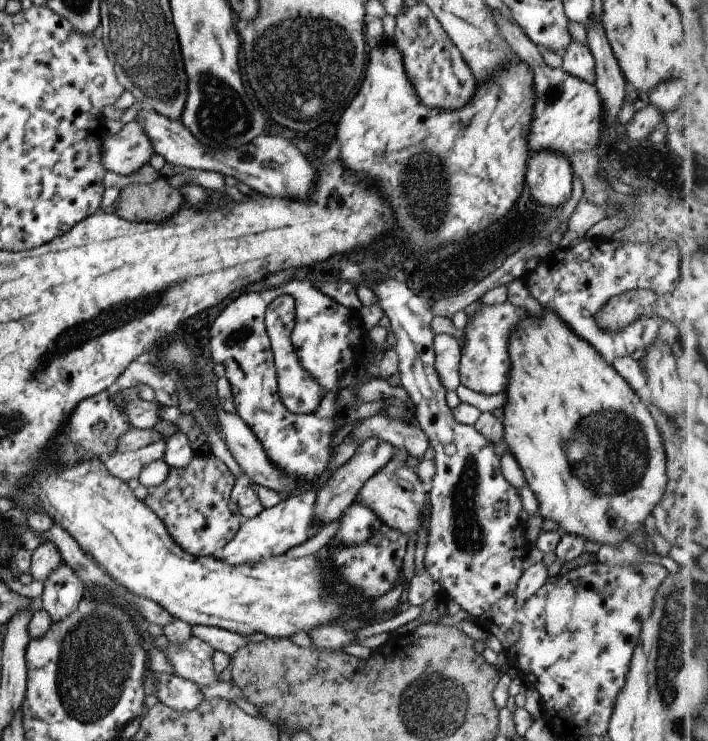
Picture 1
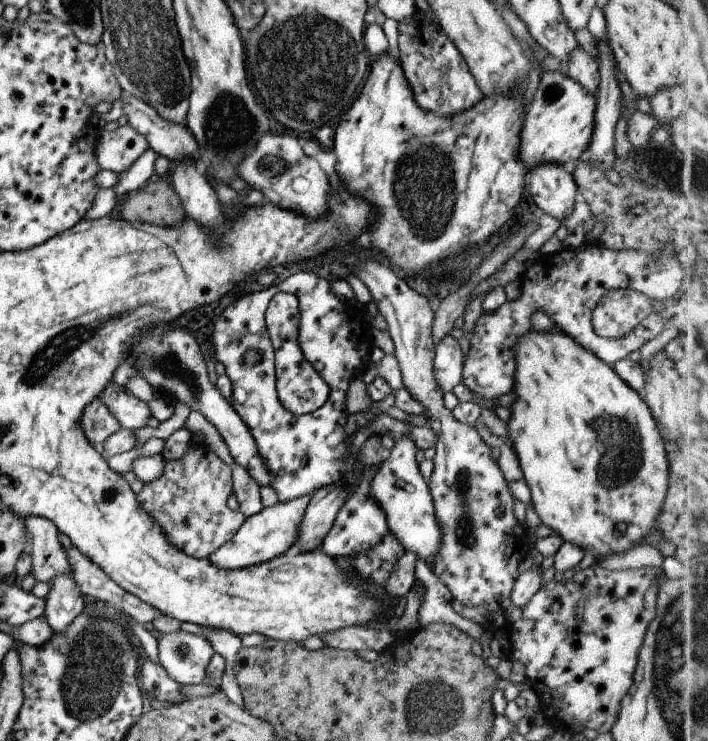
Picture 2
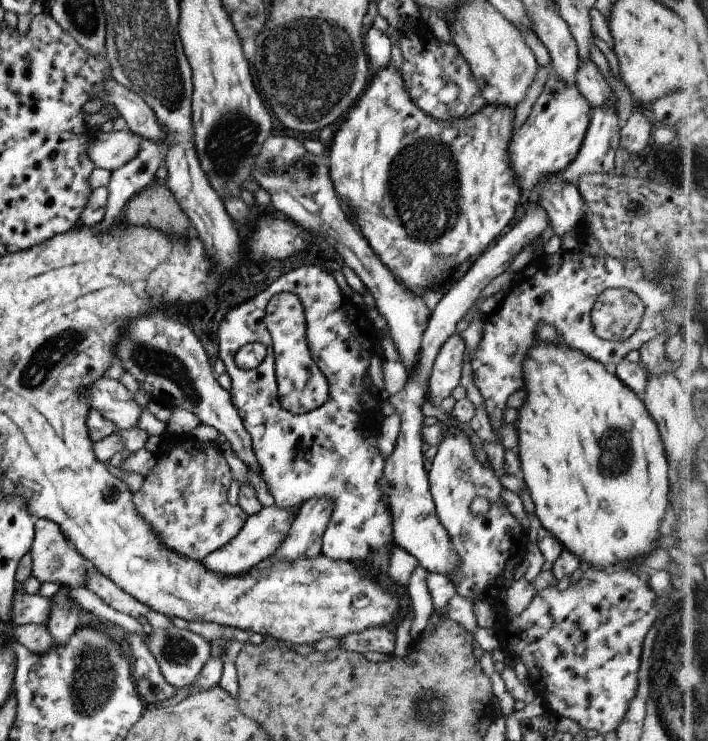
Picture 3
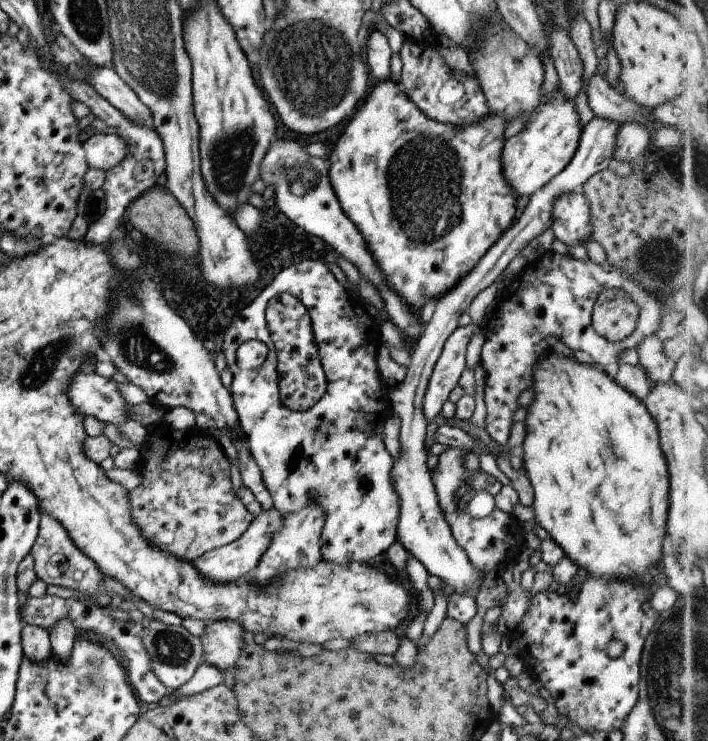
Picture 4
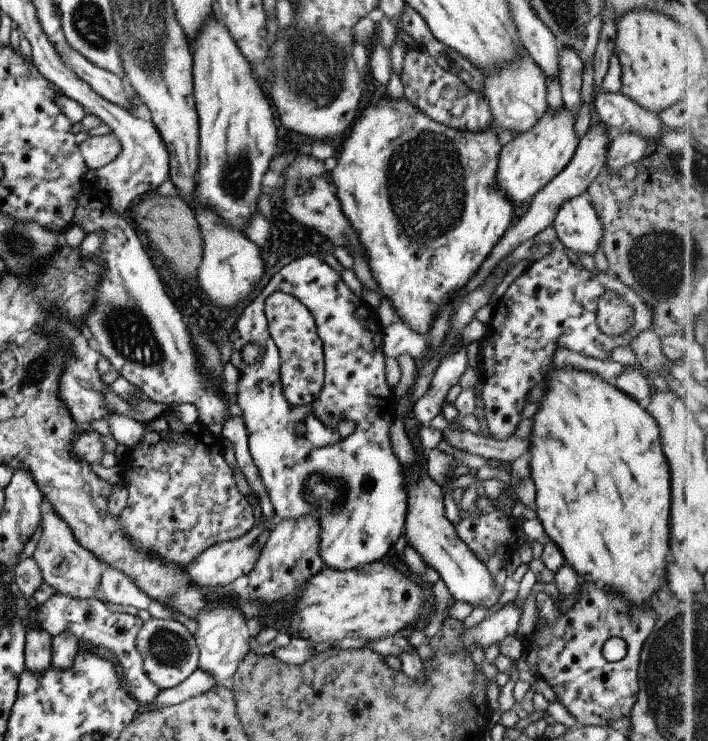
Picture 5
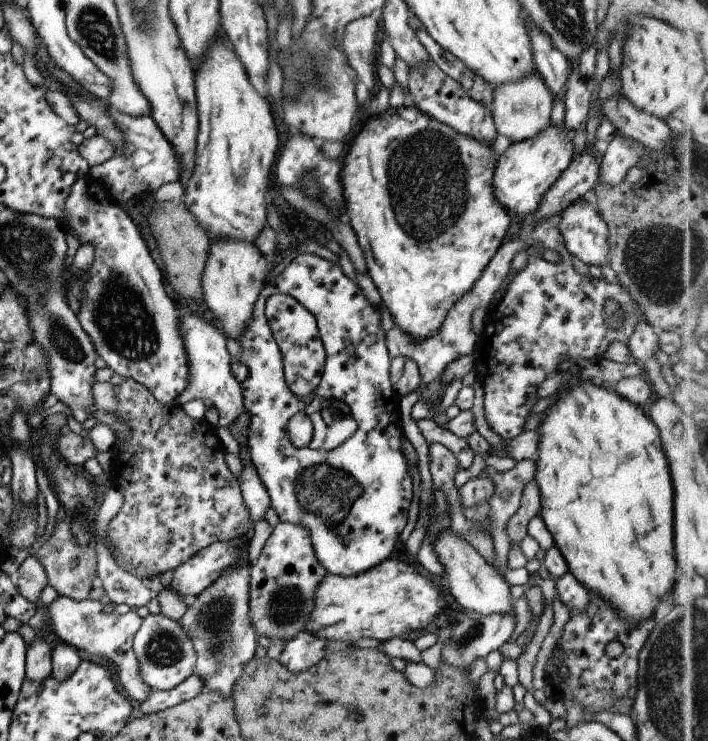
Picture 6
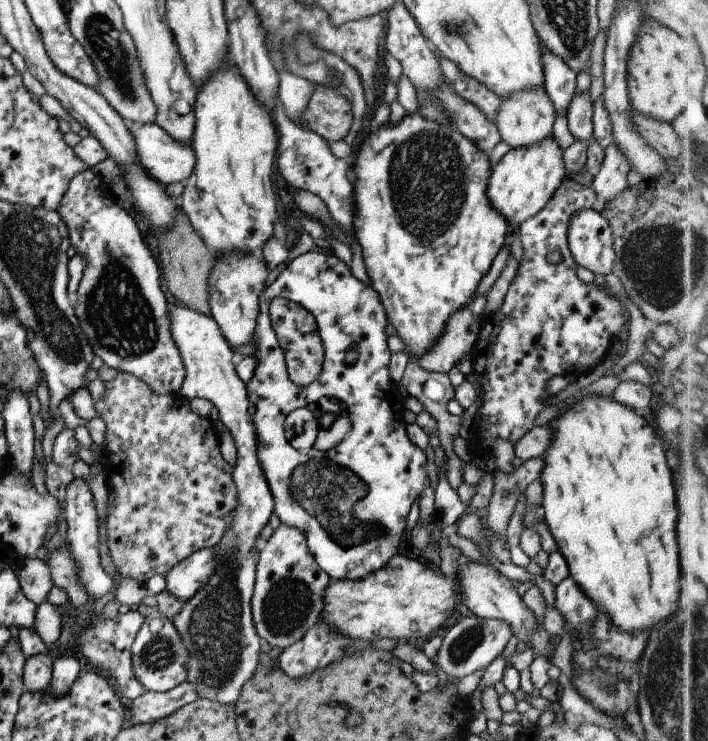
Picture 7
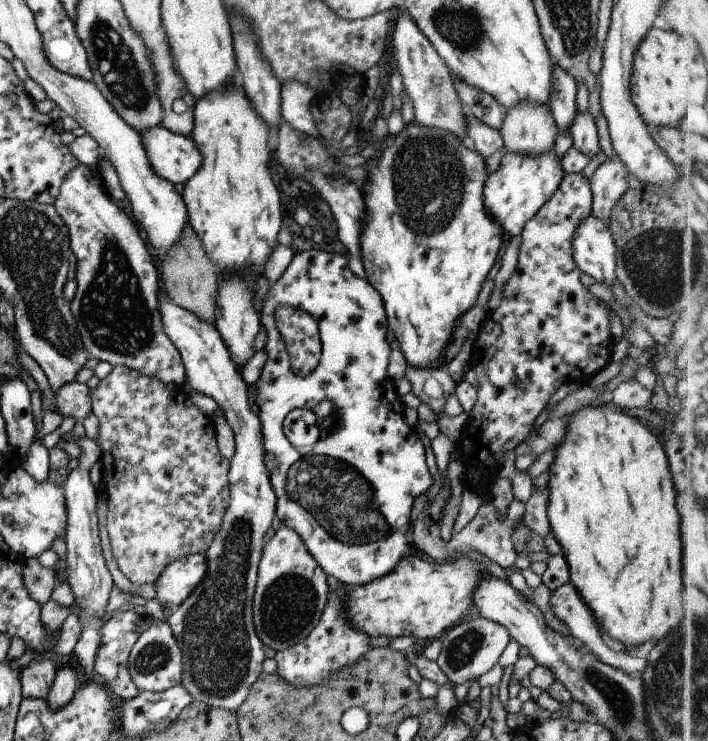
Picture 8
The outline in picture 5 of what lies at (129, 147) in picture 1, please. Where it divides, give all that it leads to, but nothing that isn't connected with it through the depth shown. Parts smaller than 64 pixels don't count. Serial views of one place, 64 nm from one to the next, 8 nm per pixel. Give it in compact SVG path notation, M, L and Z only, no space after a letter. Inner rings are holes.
M99 135L88 137L80 144L80 152L89 169L104 168L114 162L120 154L121 148L116 135Z

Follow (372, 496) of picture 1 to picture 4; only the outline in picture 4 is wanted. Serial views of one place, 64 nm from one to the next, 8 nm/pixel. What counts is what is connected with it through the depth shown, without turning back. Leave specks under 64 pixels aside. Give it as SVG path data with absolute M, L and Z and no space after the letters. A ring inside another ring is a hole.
M594 114L593 118L585 125L582 131L580 144L574 153L574 158L568 166L559 172L544 188L536 191L527 199L527 205L521 211L516 221L506 232L488 249L471 272L468 272L464 279L456 284L455 288L448 290L442 298L437 301L436 309L429 322L424 324L423 333L418 339L418 344L410 352L412 359L407 367L407 375L404 382L395 390L388 394L392 411L396 412L401 421L400 429L400 454L392 458L392 484L400 500L400 518L398 520L398 542L406 548L412 557L417 558L422 566L428 570L430 575L436 575L442 579L446 586L450 586L458 594L468 595L468 592L475 592L482 586L484 577L476 566L468 560L466 552L458 546L454 540L450 525L444 520L444 512L440 506L440 500L436 496L436 488L432 484L432 477L427 466L428 449L425 447L426 426L428 424L422 404L424 395L428 390L428 383L433 373L436 361L445 342L458 327L458 319L464 312L468 311L472 300L476 298L482 290L488 288L507 268L508 264L516 257L528 244L552 226L552 204L556 202L556 196L568 194L568 192L581 192L584 182L597 172L613 167L614 150L616 150L616 139L620 124L600 118Z

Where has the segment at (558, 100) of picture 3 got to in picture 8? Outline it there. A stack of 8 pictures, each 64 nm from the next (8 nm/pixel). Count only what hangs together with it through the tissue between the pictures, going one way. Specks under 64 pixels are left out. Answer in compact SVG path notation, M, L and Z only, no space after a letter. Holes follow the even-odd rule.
M554 150L540 157L507 152L498 169L487 176L483 193L484 209L502 226L504 232L511 237L520 235L524 226L558 190L565 174Z

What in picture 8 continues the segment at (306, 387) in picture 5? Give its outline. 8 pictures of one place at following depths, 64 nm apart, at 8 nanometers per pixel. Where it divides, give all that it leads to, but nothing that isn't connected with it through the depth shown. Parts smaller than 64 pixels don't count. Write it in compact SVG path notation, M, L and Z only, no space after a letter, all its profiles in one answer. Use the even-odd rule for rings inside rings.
M281 305L275 311L275 328L285 341L293 374L300 377L311 374L321 358L319 329L312 316Z

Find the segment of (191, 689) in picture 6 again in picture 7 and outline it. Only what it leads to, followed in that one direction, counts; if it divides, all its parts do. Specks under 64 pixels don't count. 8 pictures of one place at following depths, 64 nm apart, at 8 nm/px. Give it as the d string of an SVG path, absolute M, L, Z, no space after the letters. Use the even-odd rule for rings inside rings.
M188 681L166 692L145 691L140 698L133 700L129 707L129 724L150 724L156 720L162 720L164 716L170 716L178 708L190 704L198 699L196 688Z

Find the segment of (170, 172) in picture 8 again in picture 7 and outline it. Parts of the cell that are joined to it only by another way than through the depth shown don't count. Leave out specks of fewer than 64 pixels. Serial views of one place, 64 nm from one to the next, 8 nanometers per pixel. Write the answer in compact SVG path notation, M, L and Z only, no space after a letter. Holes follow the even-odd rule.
M155 122L128 123L128 130L132 132L134 140L136 140L136 154L140 160L140 166L144 168L144 172L162 182L162 184L170 184L171 182L185 182L186 178L192 174L192 170L196 168L196 154L191 144L180 144L178 140L174 140L168 132L164 132L159 124Z

